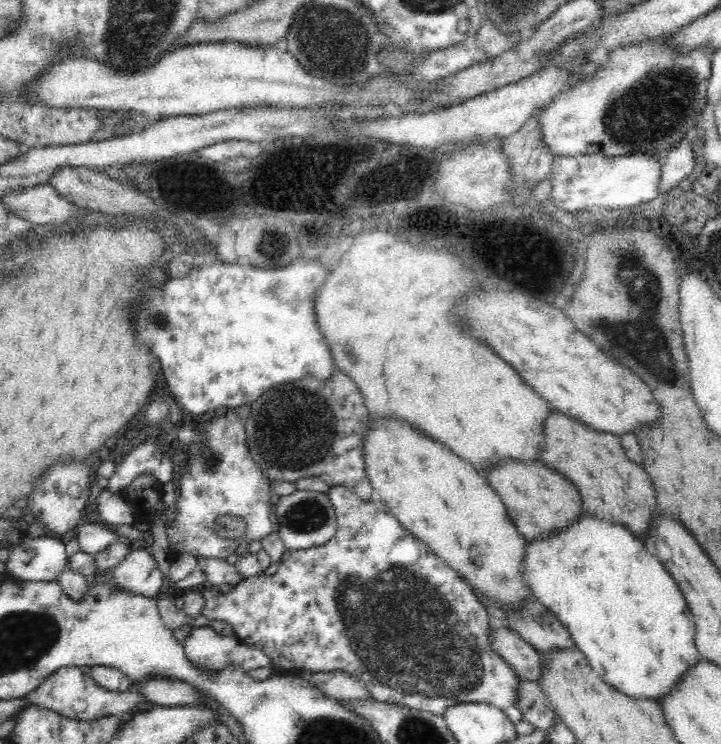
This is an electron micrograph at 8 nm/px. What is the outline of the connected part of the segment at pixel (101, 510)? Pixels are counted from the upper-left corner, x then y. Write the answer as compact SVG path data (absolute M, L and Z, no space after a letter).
M110 487L104 488L93 504L101 520L107 524L134 523L132 507L126 503L121 493L115 492Z

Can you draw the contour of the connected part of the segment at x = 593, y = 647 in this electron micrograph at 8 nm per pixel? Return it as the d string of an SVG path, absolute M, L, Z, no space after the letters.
M582 512L566 528L556 530L556 532L548 532L548 534L536 538L536 540L526 540L524 558L522 558L522 577L524 577L524 581L526 581L528 589L530 589L533 599L542 603L568 630L574 645L584 654L592 671L600 675L614 689L628 697L648 698L656 701L659 697L668 695L674 689L674 684L682 678L682 674L694 667L694 664L700 659L694 643L695 627L692 613L690 613L690 609L686 605L682 591L676 585L672 575L666 571L662 561L658 557L650 555L642 544L642 540L632 534L621 523L617 523L612 519L598 520L593 514Z

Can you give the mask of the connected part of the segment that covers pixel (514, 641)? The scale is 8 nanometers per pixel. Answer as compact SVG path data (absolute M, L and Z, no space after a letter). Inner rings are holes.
M490 627L491 648L510 666L519 678L536 681L542 673L543 661L536 649L506 627Z

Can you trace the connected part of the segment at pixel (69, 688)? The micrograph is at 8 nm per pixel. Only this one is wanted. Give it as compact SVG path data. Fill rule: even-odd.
M66 666L58 672L54 672L50 678L46 679L34 692L26 696L30 705L42 706L56 713L64 715L66 718L78 720L92 720L92 718L102 718L130 713L135 708L142 706L144 697L136 692L110 692L98 686L98 683L90 675L84 674L79 667Z

